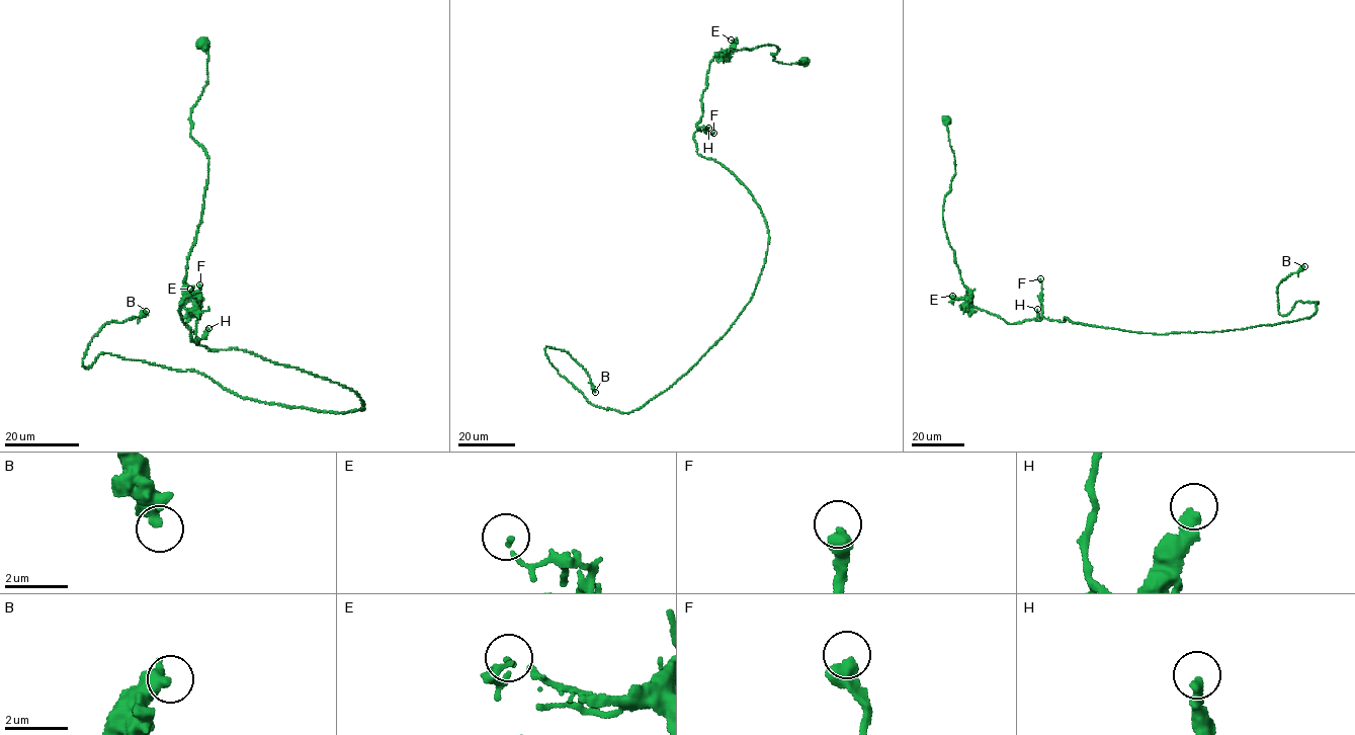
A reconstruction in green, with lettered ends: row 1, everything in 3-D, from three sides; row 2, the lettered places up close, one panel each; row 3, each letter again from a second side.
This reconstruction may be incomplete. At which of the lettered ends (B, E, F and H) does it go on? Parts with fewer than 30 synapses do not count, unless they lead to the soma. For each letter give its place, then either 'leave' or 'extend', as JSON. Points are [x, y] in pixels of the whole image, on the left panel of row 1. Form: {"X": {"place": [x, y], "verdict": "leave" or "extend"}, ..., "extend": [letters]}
{"B": {"place": [146, 311], "verdict": "leave"}, "E": {"place": [190, 289], "verdict": "leave"}, "F": {"place": [199, 284], "verdict": "leave"}, "H": {"place": [208, 328], "verdict": "leave"}, "extend": []}

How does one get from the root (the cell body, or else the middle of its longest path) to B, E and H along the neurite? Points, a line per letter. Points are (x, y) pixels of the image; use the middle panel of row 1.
B: (806, 60), (730, 51), (701, 99), (696, 152), (767, 228), (751, 299), (630, 412), (545, 347), (595, 392)
E: (806, 60), (774, 61), (771, 54), (778, 49), (768, 44), (732, 50), (722, 59), (737, 42), (731, 39)
H: (806, 60), (774, 61), (771, 54), (778, 49), (768, 44), (715, 57), (696, 125), (708, 128)

